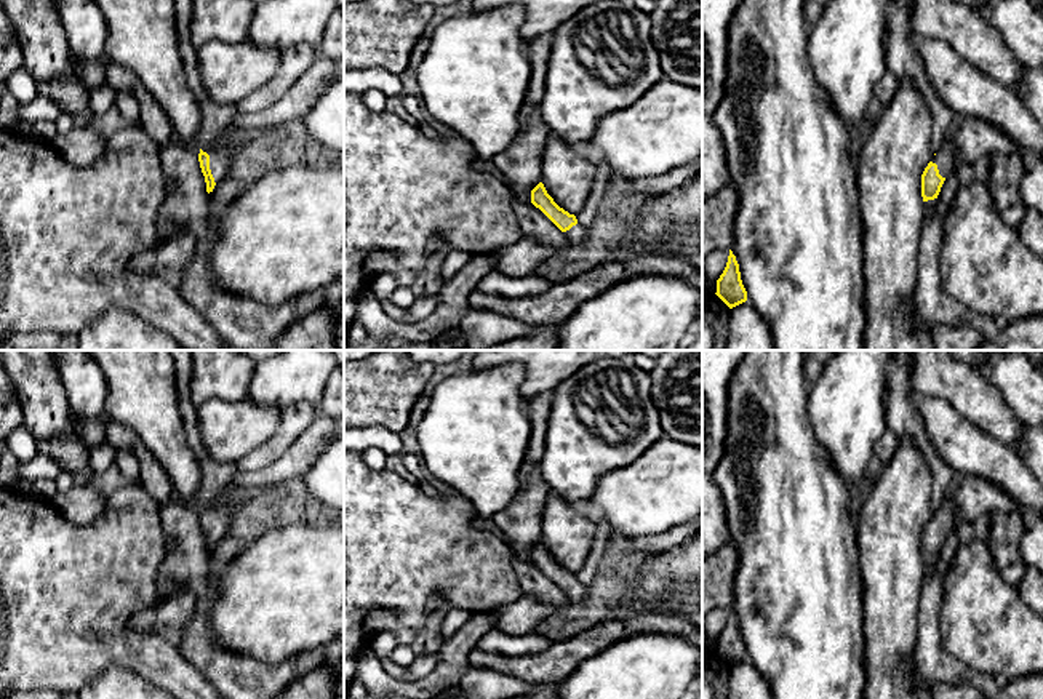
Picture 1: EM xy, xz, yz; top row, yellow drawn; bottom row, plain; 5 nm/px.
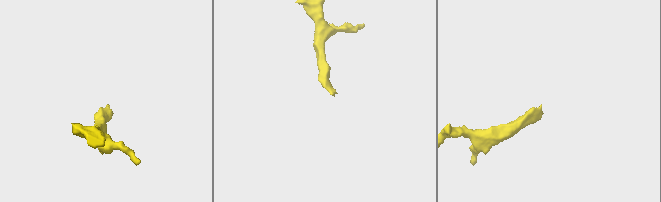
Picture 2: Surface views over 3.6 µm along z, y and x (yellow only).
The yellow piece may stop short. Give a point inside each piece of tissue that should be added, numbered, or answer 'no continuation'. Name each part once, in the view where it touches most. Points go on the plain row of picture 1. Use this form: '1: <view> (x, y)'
1: xy (219, 522)

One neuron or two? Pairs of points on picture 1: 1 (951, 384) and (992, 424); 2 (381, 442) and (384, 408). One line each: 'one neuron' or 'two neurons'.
1: one neuron
2: two neurons

